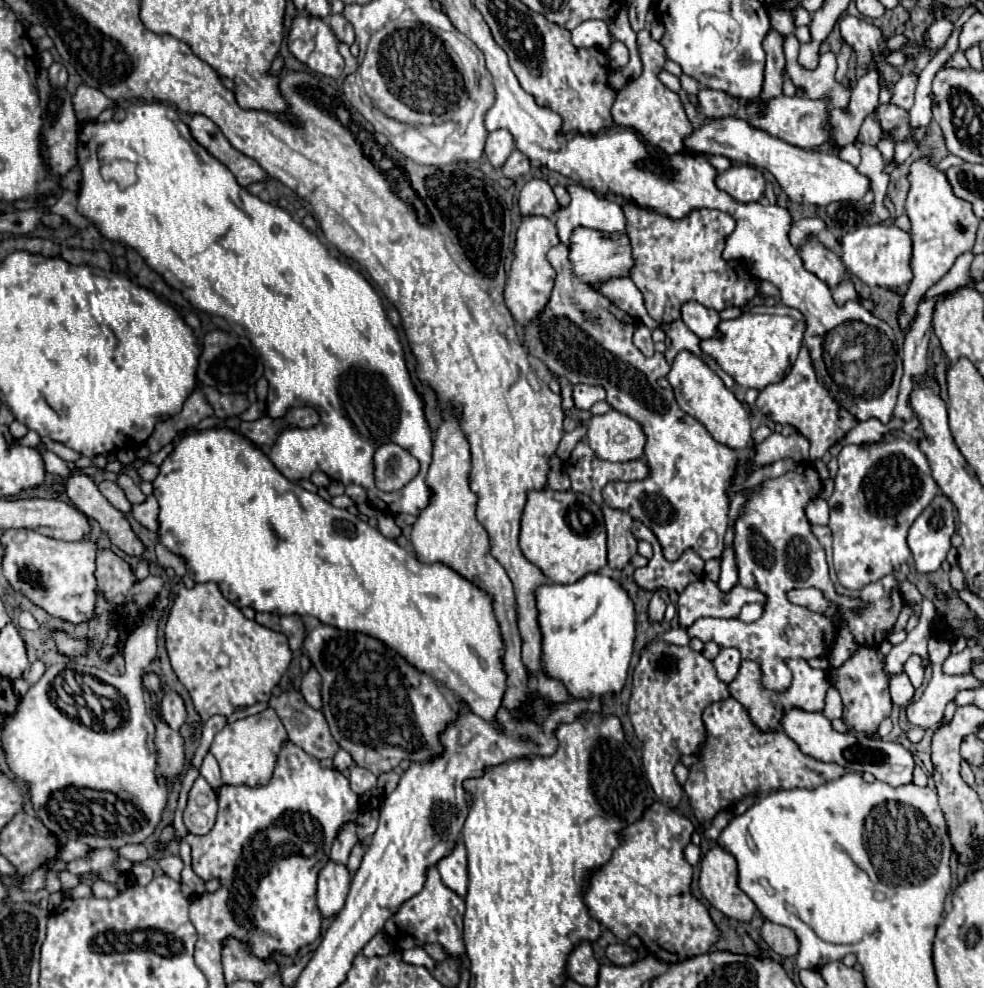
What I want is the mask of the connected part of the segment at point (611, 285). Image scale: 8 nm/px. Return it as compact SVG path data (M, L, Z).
M615 278L609 280L607 284L601 284L597 288L605 298L611 300L611 304L615 304L617 308L621 308L623 312L627 312L629 316L633 316L637 322L643 322L643 294L637 290L637 286L633 284L631 278Z

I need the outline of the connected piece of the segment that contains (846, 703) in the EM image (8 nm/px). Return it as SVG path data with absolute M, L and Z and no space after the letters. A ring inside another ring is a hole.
M859 646L855 654L845 660L839 668L829 668L831 682L839 690L843 700L843 722L849 732L873 736L883 718L891 714L891 696L889 696L889 676L883 672L885 656L877 648Z

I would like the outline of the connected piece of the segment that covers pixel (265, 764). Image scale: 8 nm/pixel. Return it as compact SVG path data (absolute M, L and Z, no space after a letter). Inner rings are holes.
M267 708L255 716L227 724L215 736L209 752L217 758L225 784L259 786L259 784L267 784L267 780L271 778L271 772L275 768L275 756L279 754L283 740L287 740L287 732L285 732L279 716L275 714L275 710Z

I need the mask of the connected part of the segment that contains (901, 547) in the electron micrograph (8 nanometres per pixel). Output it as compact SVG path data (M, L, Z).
M895 438L893 442L873 442L859 446L845 444L837 460L839 470L835 476L835 492L827 500L831 510L829 528L833 530L833 566L843 588L861 590L887 574L899 576L901 564L911 556L907 546L907 530L937 494L937 482L933 480L929 462L915 440Z

